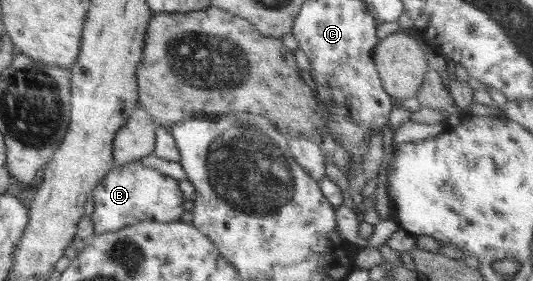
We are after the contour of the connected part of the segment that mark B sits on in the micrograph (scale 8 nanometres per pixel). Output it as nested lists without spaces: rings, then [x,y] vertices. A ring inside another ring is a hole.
[[[140,160],[117,165],[91,192],[94,213],[90,216],[94,224],[94,235],[116,231],[144,221],[174,223],[181,219],[183,194],[178,181],[164,175],[158,169],[145,167]]]

